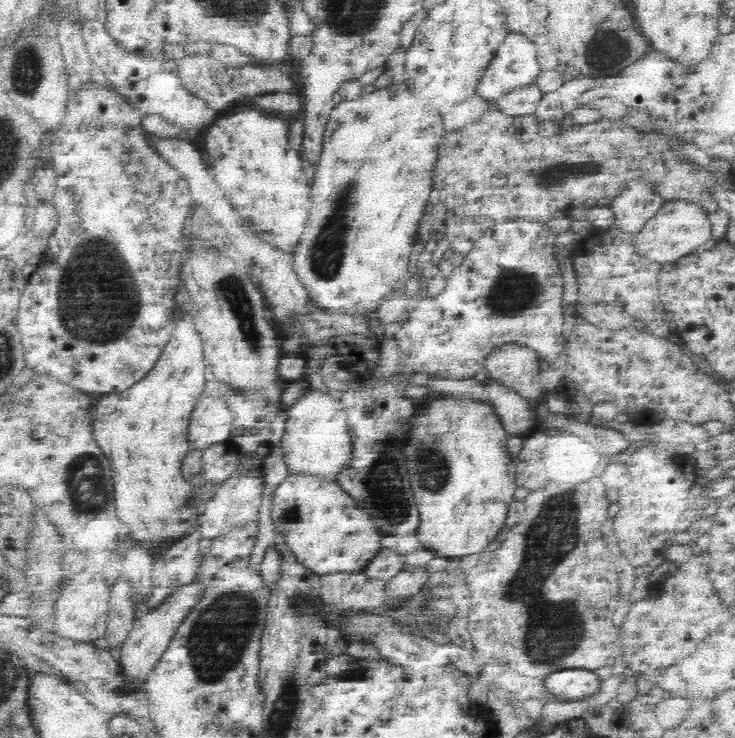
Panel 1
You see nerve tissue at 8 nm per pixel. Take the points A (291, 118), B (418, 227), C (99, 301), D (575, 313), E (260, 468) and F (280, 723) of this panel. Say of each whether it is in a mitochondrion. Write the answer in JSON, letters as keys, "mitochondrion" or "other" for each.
{"A":"other","B":"other","C":"mitochondrion","D":"other","E":"other","F":"mitochondrion"}

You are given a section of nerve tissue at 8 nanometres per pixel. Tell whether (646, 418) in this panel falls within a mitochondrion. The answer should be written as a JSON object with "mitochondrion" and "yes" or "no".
{"mitochondrion":"no"}

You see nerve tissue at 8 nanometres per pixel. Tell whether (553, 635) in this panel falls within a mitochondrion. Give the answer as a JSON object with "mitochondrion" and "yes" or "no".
{"mitochondrion":"yes"}

